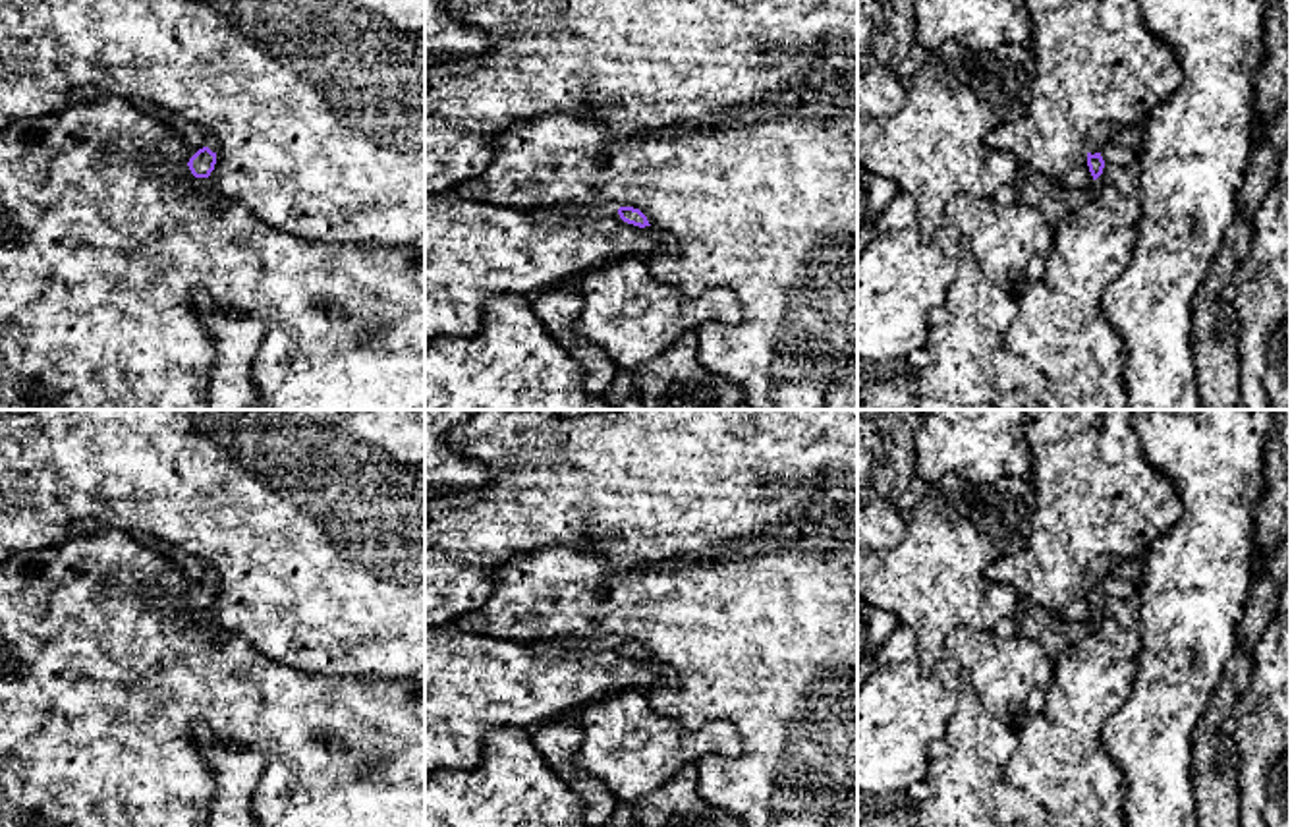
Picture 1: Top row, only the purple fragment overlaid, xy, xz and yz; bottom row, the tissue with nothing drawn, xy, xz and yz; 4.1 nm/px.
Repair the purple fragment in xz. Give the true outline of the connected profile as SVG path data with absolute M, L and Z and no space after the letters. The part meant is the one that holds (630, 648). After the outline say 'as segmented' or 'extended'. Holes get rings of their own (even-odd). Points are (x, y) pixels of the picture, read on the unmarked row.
M562 636L562 638L550 638L547 642L562 649L603 651L603 649L618 647L628 657L633 657L639 661L651 659L647 649L633 640Z; extended

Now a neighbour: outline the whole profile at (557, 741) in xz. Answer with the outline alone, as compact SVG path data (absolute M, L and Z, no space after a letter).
M566 715L554 717L531 730L531 742L543 759L581 796L583 819L591 827L604 827L620 802L575 763L583 738L585 732L579 721Z

